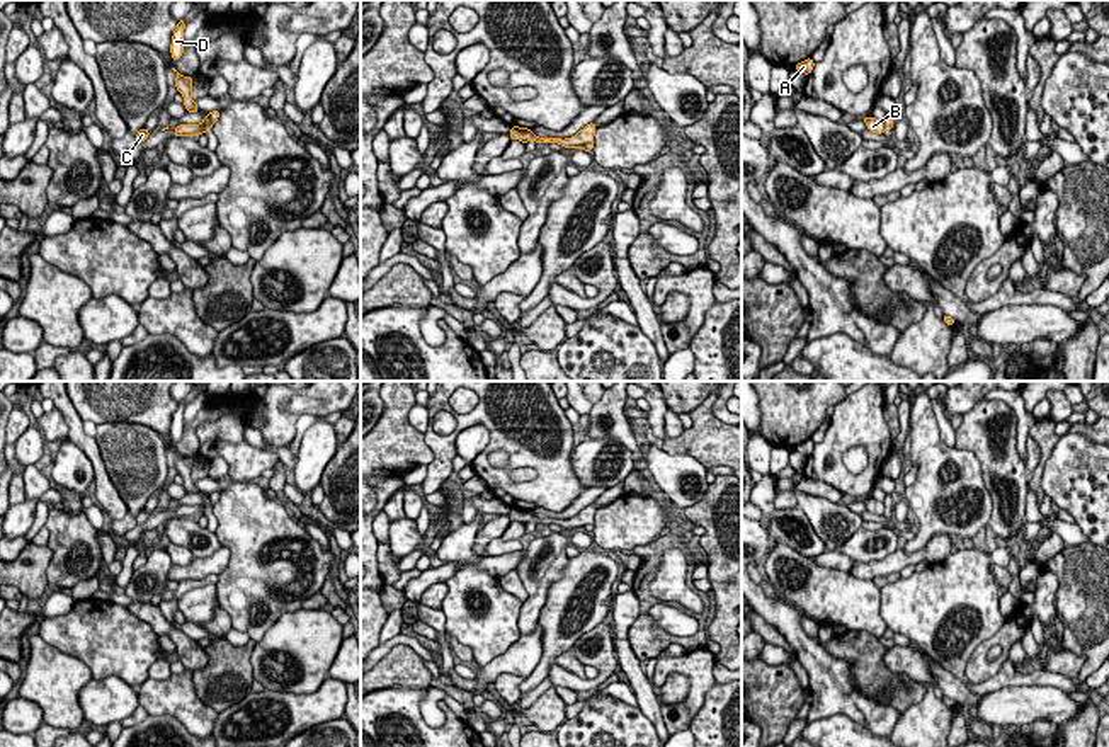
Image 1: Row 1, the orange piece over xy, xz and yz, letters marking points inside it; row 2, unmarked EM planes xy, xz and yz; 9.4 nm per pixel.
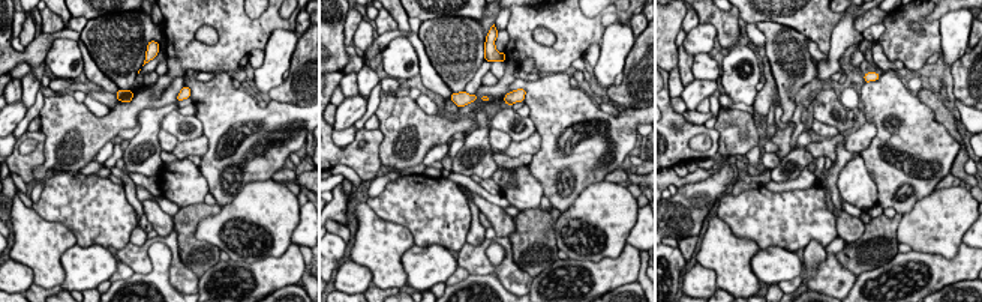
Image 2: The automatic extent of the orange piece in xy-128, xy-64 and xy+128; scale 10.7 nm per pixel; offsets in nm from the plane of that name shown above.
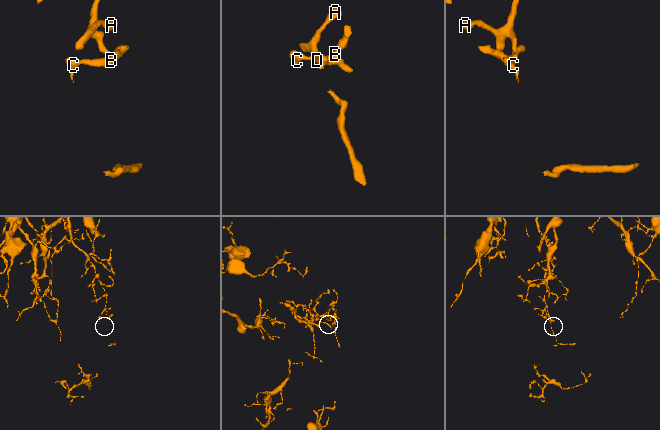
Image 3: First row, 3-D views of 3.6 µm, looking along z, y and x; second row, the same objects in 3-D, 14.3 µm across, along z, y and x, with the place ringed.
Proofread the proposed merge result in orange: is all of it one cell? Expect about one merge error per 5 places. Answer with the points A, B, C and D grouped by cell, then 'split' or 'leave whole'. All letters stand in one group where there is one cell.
A D / B C; split

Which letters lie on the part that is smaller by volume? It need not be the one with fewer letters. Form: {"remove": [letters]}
{"remove": ["B", "C"]}

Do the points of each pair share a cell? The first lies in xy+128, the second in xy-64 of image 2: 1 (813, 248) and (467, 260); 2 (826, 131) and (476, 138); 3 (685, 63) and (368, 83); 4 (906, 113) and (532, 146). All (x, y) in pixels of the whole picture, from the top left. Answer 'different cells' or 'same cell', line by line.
1: same cell
2: different cells
3: different cells
4: different cells

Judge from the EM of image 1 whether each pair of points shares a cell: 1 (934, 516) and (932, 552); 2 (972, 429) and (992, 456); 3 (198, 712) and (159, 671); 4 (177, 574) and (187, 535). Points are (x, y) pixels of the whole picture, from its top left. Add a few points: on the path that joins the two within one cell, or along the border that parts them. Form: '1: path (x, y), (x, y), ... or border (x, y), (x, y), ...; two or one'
1: border (958, 540), (936, 533), (914, 552), (902, 548); two
2: path (978, 436), (992, 450); one
3: path (187, 703), (165, 681); one
4: border (221, 547), (210, 555), (196, 558); two

